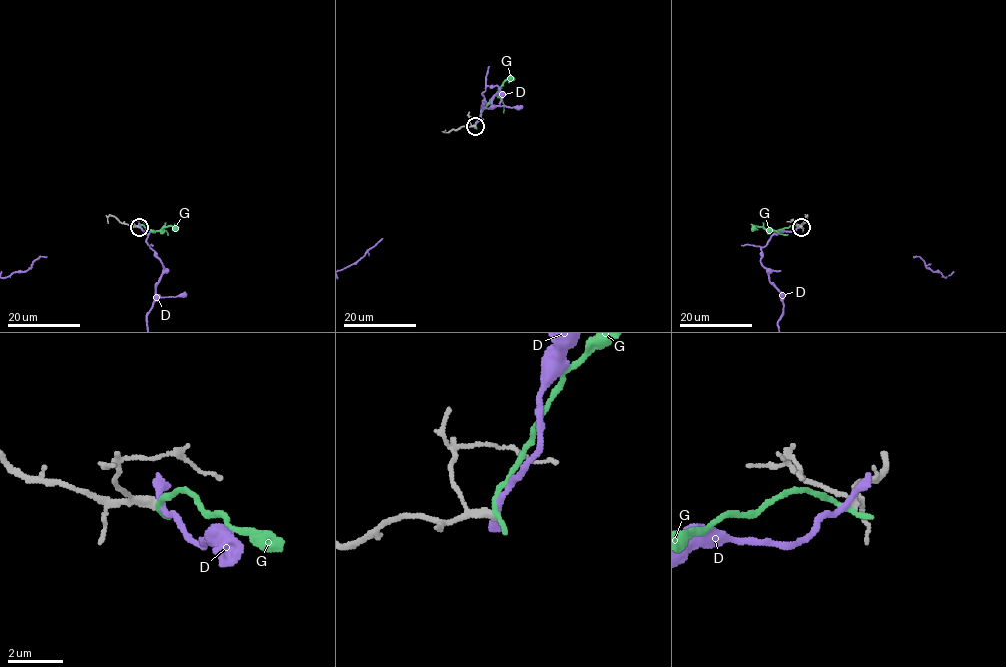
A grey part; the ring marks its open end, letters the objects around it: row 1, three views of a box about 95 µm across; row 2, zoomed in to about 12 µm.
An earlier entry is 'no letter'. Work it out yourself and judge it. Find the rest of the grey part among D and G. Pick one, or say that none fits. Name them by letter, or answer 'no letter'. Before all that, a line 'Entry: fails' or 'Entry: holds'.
Entry: holds
no letter

